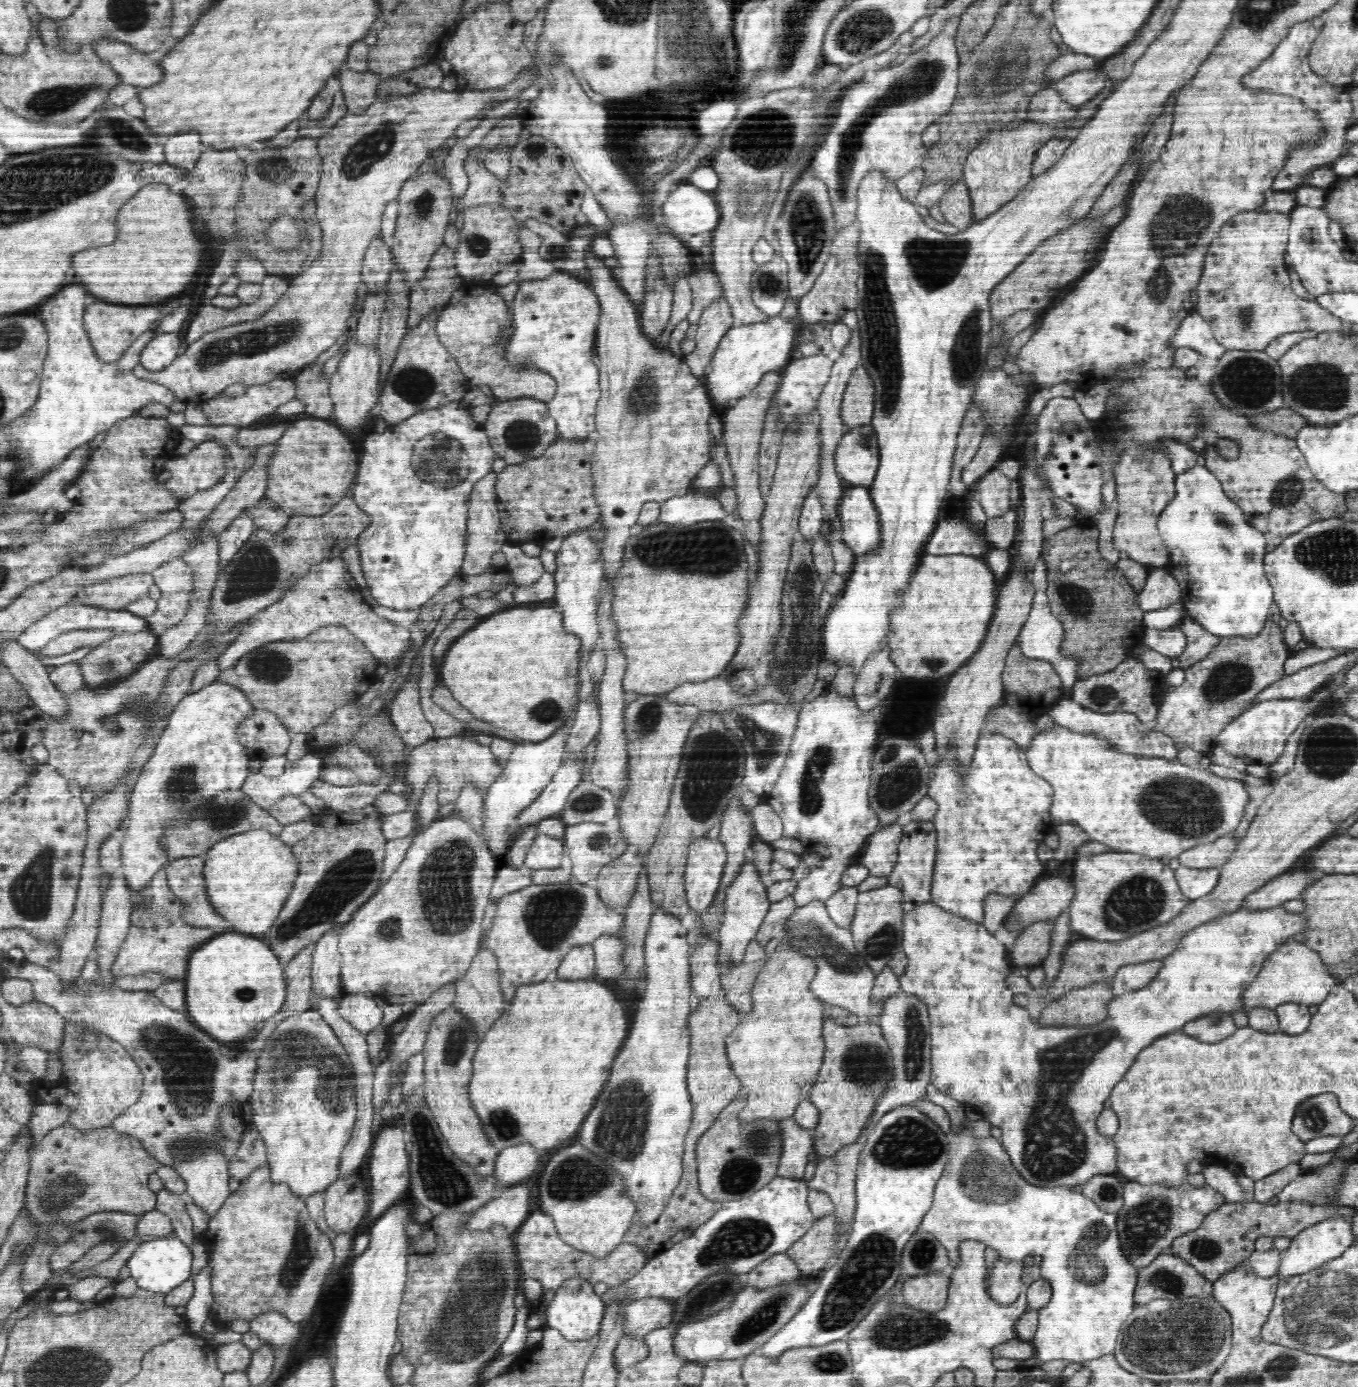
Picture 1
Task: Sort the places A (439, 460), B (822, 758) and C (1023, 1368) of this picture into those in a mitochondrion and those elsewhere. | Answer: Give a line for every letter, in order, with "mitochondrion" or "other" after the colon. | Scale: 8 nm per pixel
A: mitochondrion
B: mitochondrion
C: other

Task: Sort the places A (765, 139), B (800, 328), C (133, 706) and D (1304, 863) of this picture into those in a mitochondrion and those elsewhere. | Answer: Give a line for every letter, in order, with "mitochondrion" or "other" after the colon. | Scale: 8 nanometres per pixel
A: mitochondrion
B: other
C: mitochondrion
D: other

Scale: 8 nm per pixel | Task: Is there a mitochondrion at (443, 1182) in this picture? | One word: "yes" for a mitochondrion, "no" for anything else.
yes

